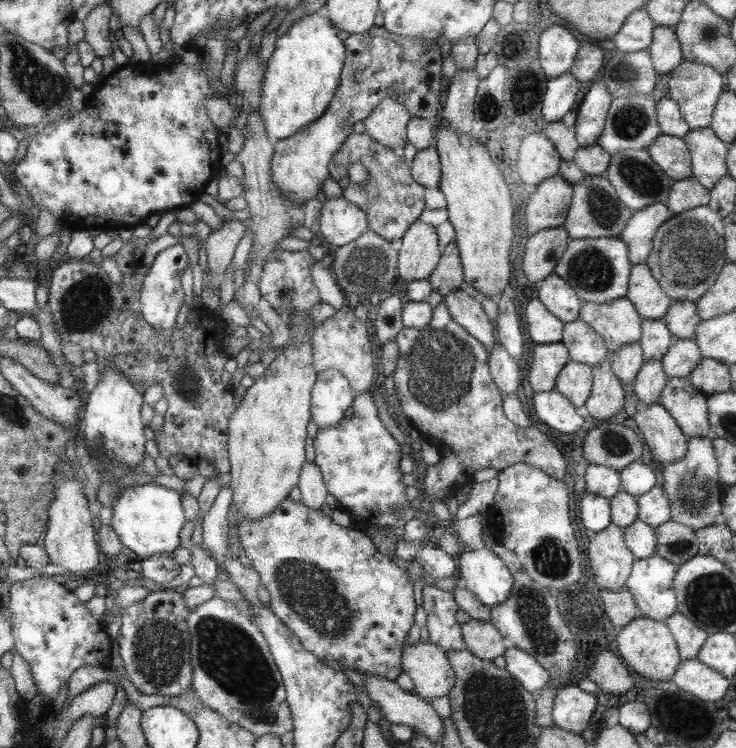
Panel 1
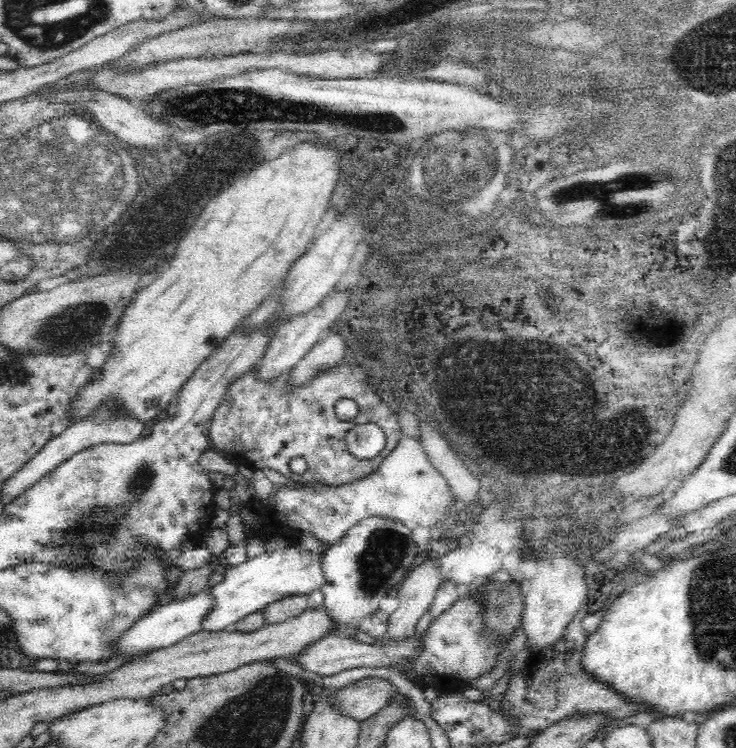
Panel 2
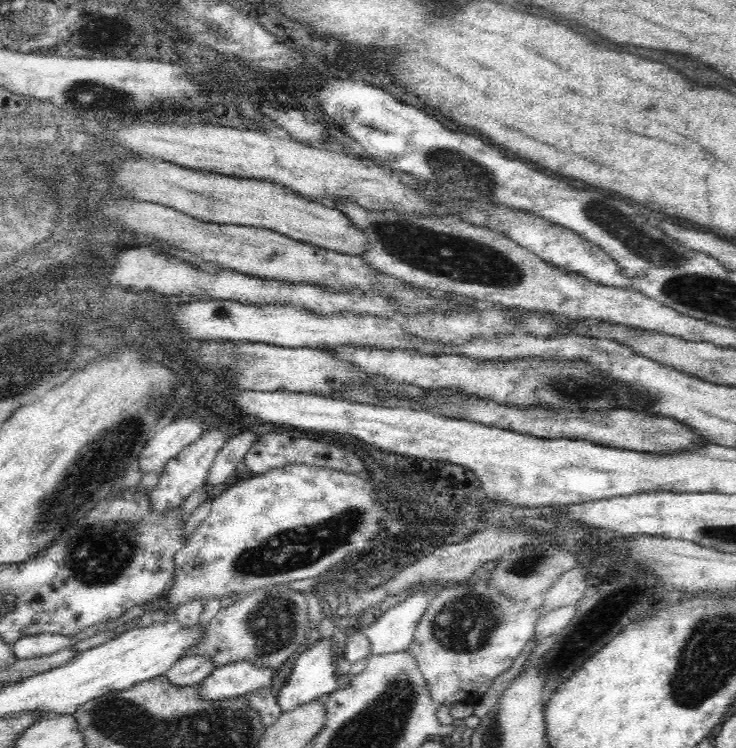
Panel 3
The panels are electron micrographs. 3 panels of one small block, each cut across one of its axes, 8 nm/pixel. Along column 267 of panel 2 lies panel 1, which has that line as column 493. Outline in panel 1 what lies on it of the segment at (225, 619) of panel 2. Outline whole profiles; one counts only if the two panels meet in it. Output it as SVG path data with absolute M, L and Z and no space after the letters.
M492 550L460 552L456 558L458 575L464 586L475 594L480 602L492 607L510 596L514 577L505 562Z

